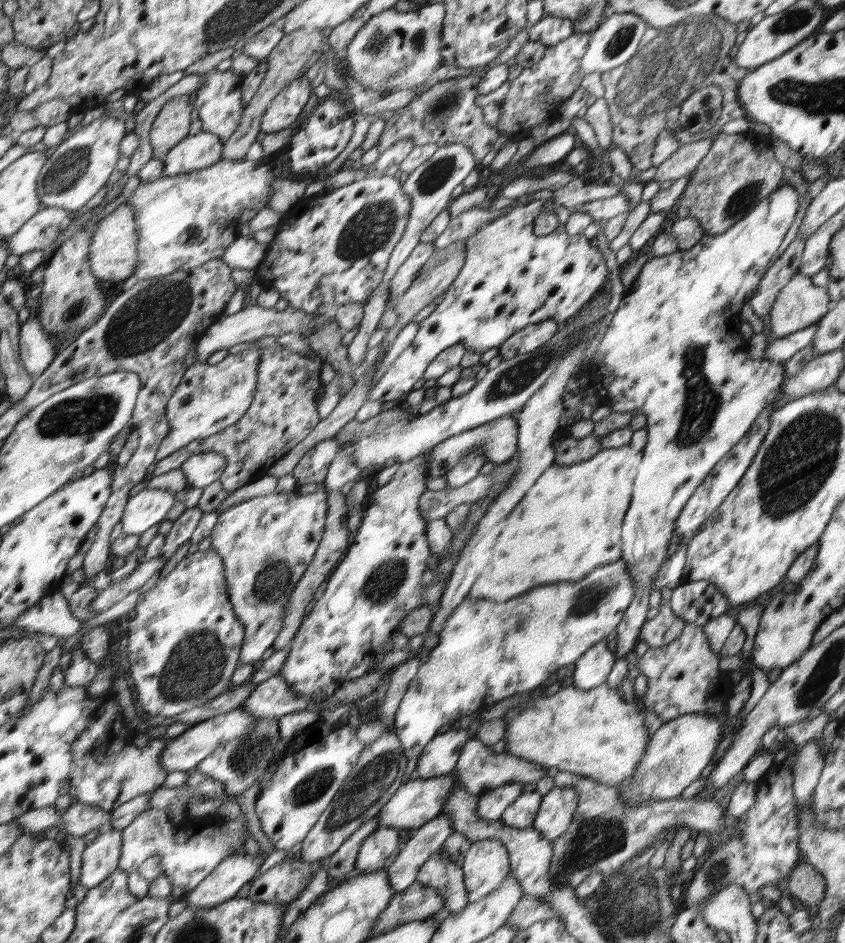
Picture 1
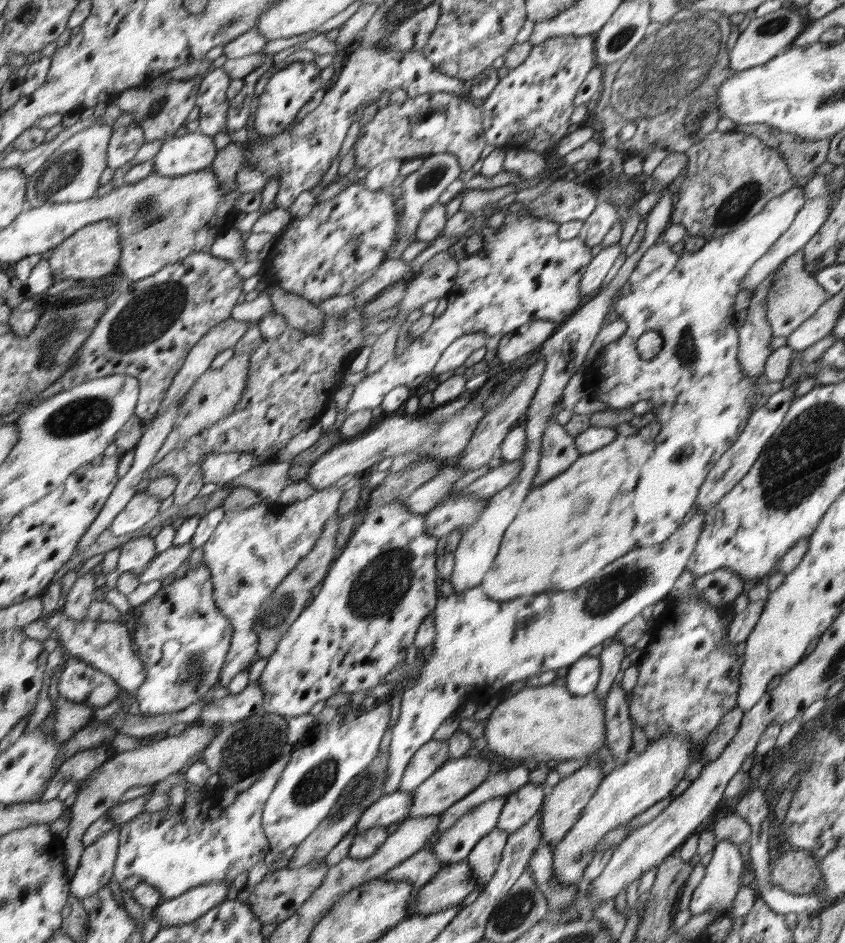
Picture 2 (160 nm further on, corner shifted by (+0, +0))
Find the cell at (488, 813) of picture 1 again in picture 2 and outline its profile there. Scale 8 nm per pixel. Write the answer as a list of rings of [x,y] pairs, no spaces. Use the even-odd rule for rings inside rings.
[[[508,795],[491,798],[460,817],[452,828],[448,828],[438,838],[431,850],[433,856],[446,865],[465,861],[477,843],[498,828],[497,822],[507,800]]]

